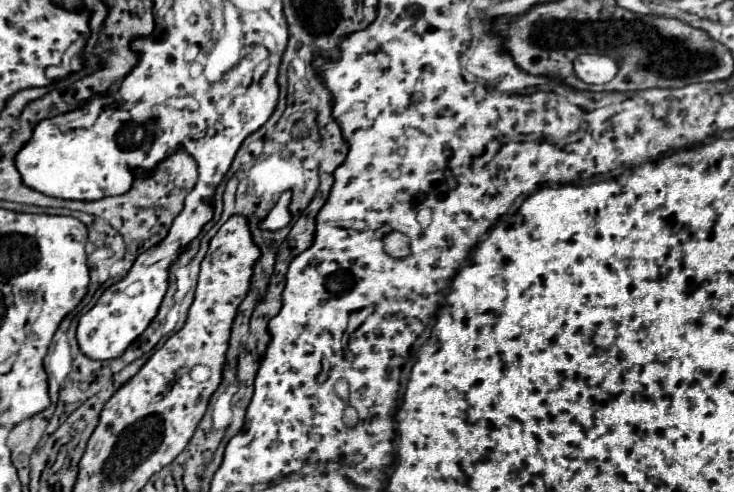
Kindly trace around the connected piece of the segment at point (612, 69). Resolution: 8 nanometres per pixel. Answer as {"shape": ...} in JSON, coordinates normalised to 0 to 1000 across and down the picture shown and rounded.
{"shape":[[[790,112],[782,140],[798,169],[828,169],[842,148],[842,124],[828,112]]]}

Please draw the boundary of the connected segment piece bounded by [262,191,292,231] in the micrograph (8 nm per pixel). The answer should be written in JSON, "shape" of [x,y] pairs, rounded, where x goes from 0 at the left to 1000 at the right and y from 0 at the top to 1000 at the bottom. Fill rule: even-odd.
{"shape":[[[390,388],[384,392],[381,409],[376,413],[376,421],[365,433],[365,441],[357,449],[357,465],[368,465],[368,470],[379,470],[384,461],[390,461],[398,449],[398,433],[395,433],[395,409],[398,409],[398,392]]]}

